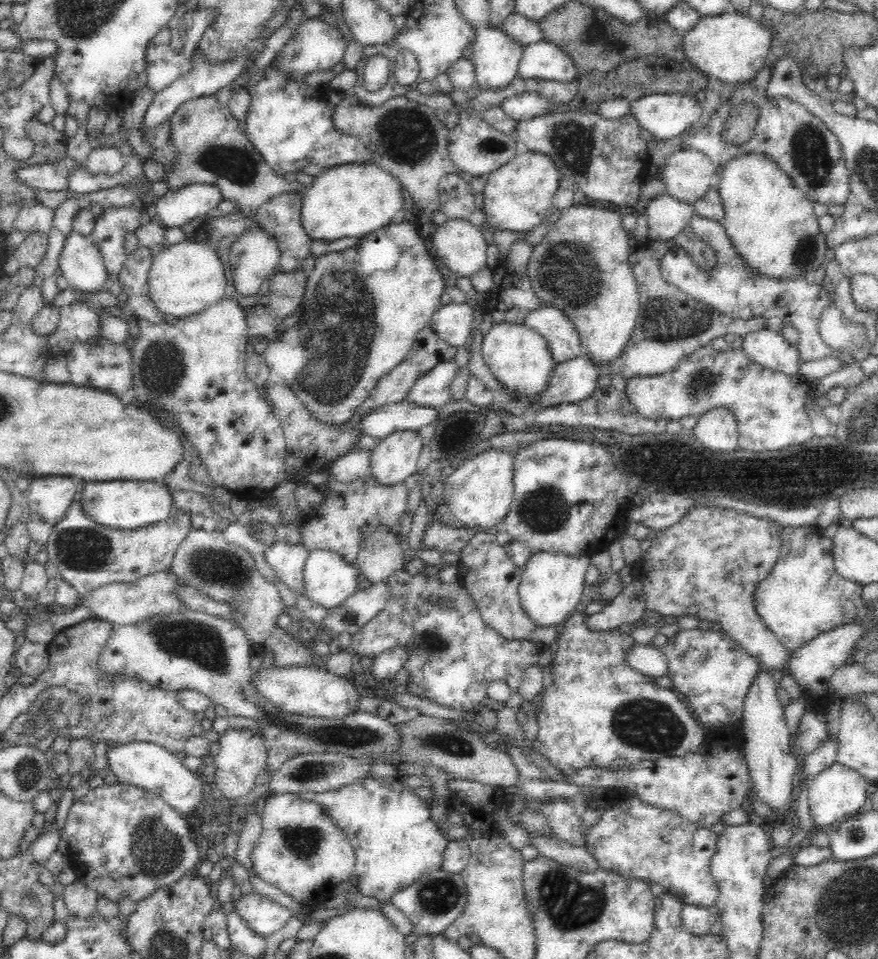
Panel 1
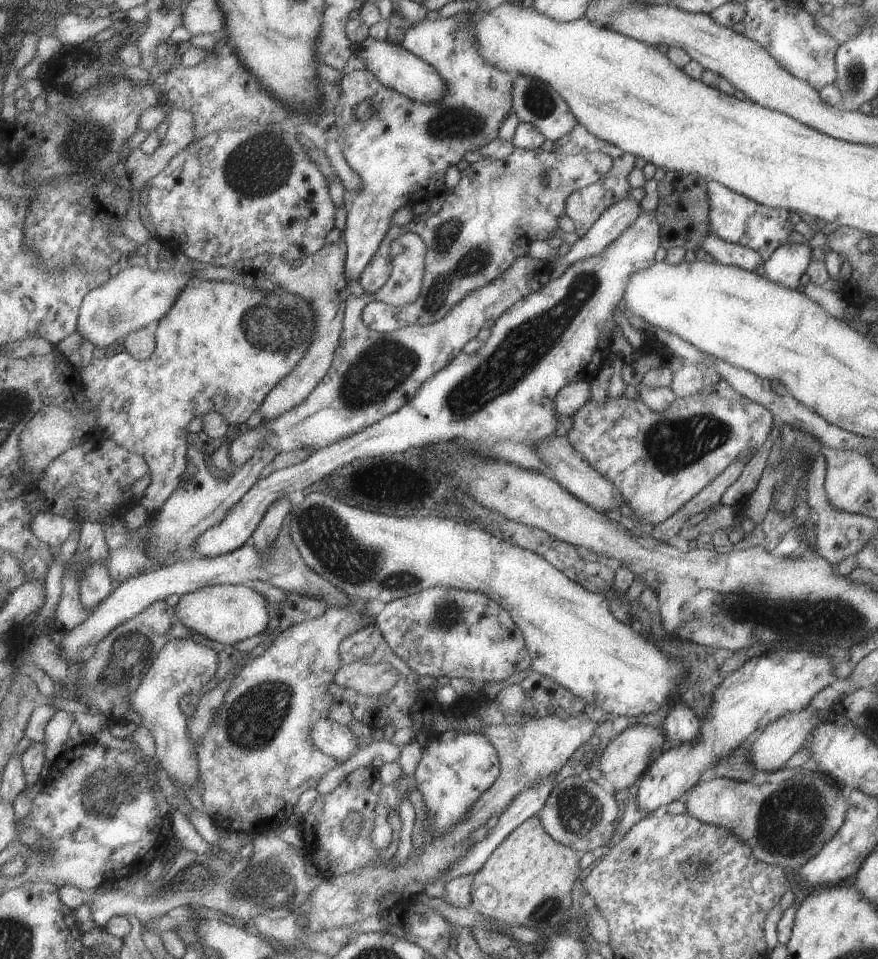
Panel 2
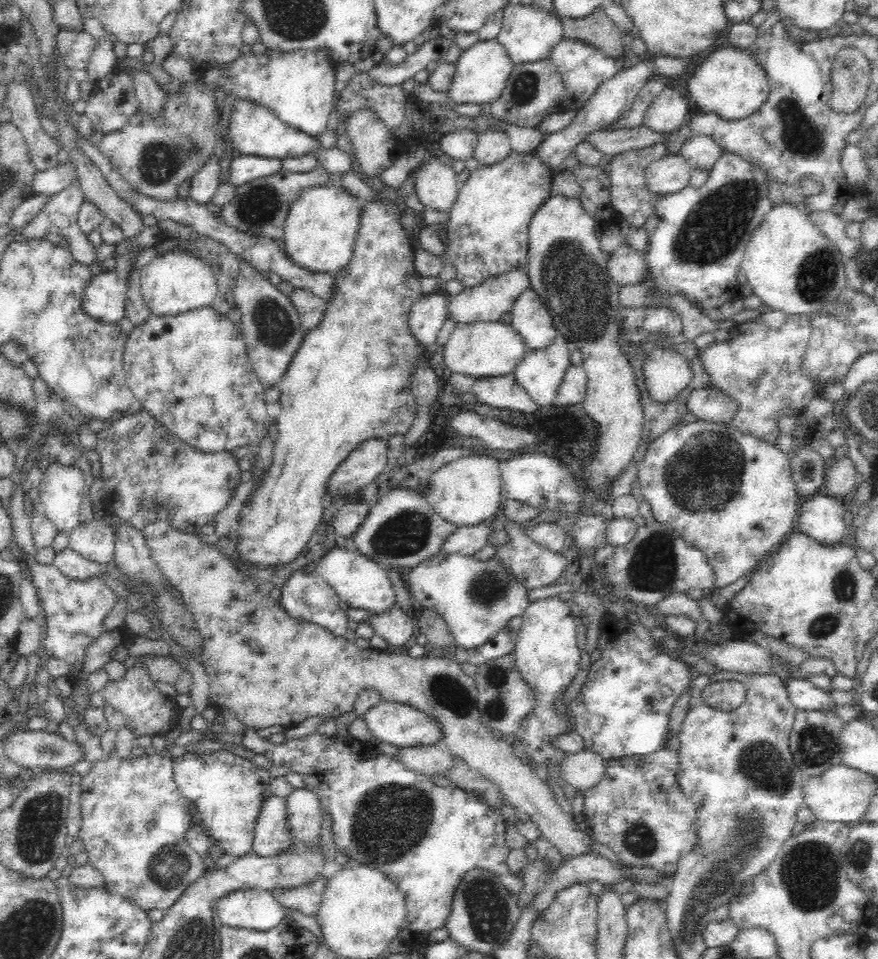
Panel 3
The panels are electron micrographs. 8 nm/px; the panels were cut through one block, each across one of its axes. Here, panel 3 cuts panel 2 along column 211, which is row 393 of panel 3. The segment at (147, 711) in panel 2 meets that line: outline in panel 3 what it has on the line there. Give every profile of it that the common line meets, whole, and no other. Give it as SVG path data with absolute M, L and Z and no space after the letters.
M665 347L642 357L641 370L652 401L668 404L690 384L694 374L688 362L683 354Z

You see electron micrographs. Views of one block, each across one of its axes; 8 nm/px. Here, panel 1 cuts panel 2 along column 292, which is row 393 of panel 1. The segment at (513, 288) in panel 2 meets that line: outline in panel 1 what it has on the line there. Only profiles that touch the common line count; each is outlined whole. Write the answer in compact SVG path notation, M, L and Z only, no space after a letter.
M454 359L440 362L410 389L406 399L422 406L443 406L452 400L452 380L459 374L460 367Z

